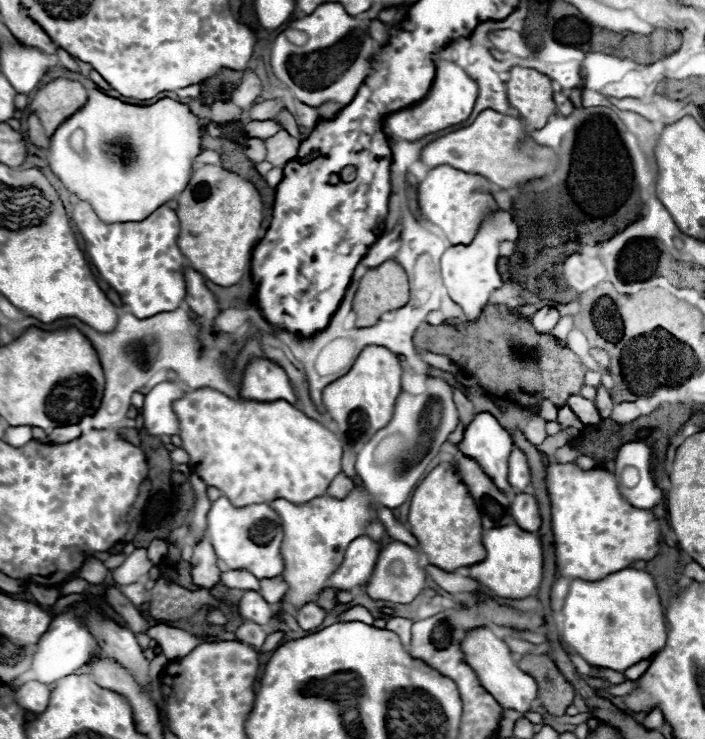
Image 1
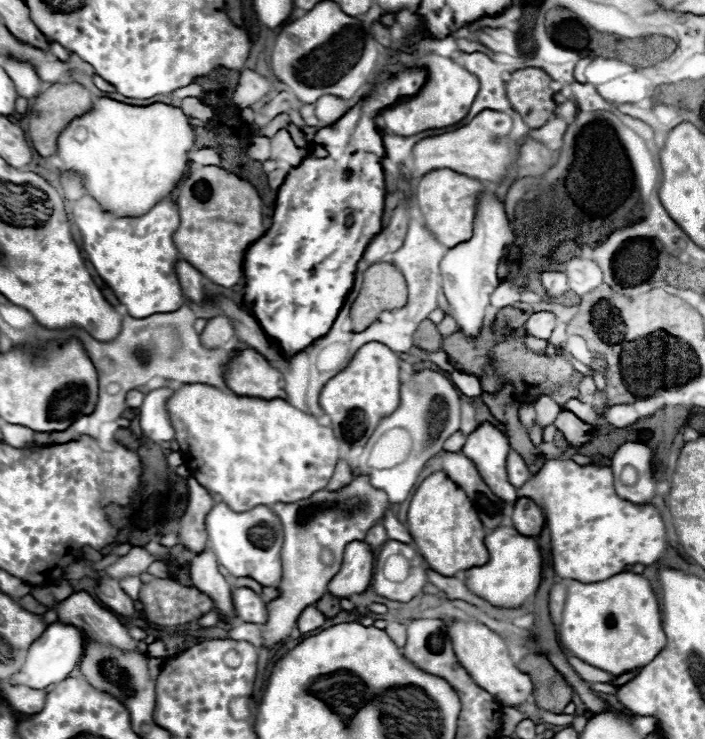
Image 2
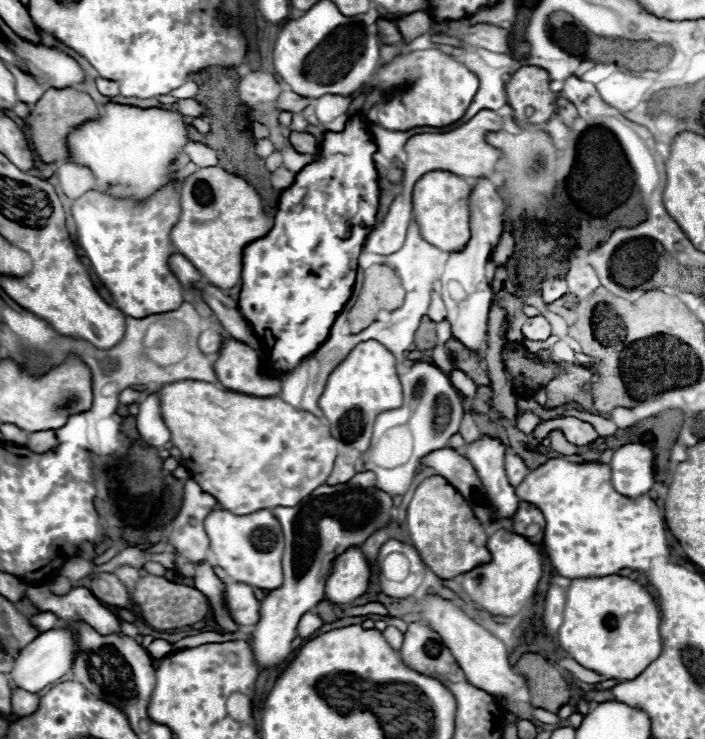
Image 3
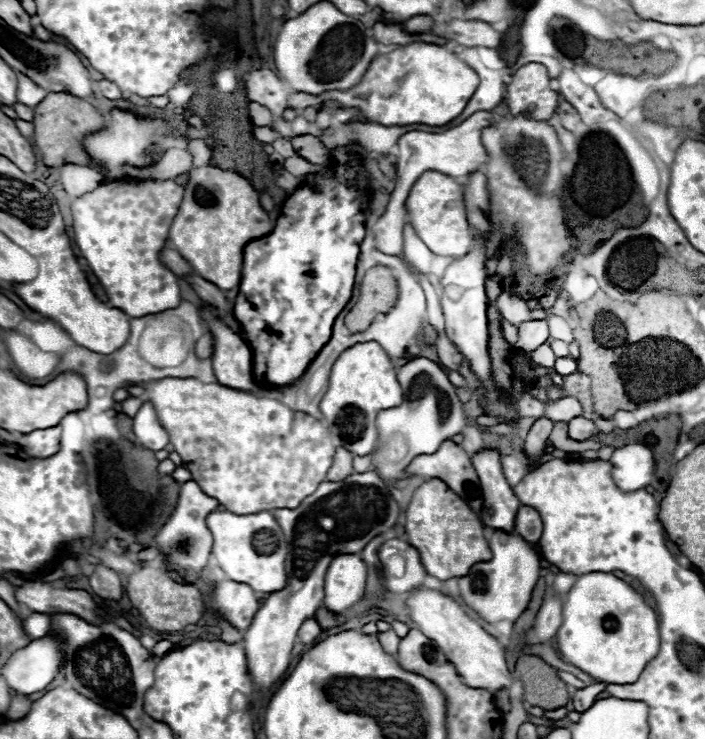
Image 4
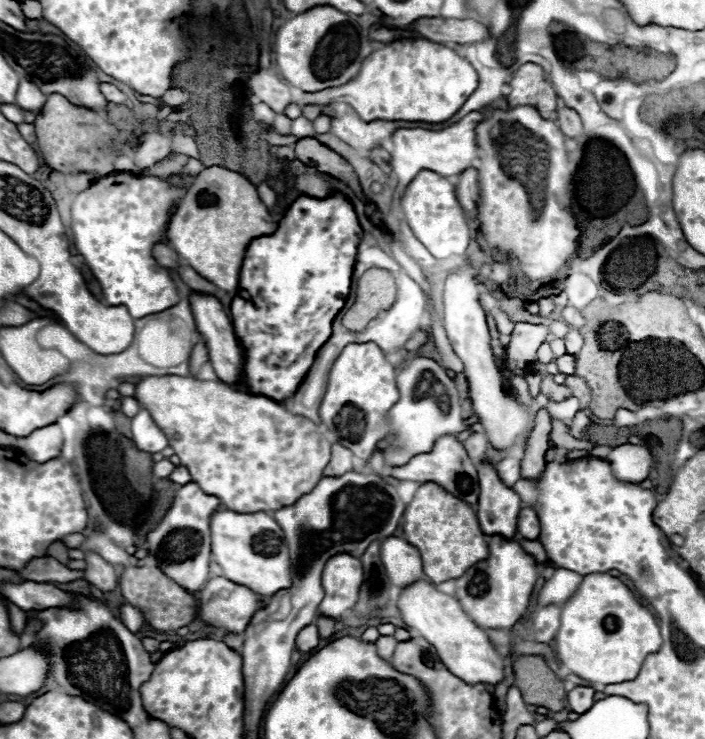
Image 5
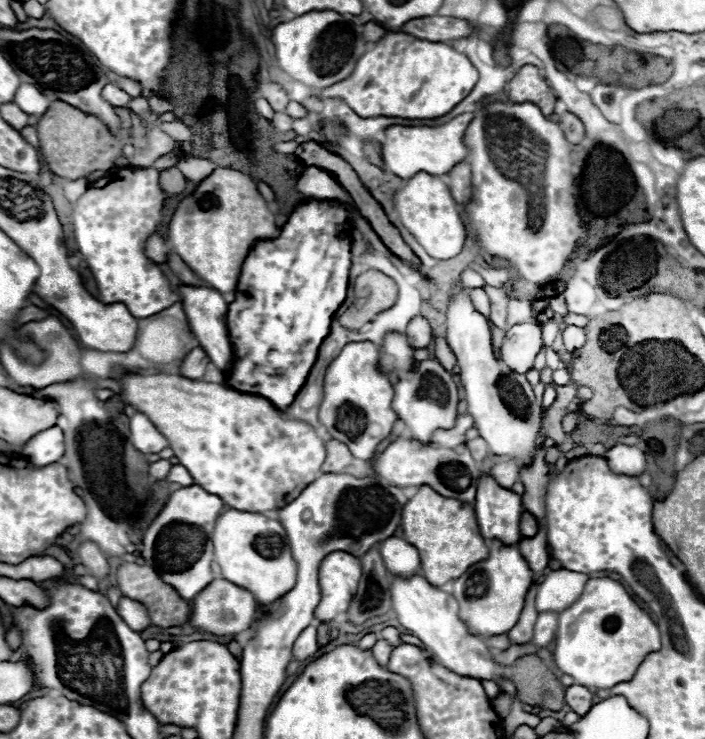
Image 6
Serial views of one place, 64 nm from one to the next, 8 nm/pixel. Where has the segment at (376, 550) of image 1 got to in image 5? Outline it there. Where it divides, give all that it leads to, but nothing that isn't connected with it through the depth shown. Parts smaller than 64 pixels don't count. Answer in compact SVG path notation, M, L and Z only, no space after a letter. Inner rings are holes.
M346 554L332 556L326 562L326 568L322 570L324 598L318 606L318 614L338 618L348 612L358 600L362 578L364 568L358 558Z

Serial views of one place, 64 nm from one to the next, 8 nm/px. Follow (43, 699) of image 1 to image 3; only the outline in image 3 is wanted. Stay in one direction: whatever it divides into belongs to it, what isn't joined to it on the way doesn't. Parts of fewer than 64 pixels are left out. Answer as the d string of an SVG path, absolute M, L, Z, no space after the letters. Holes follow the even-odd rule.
M14 688L12 690L12 714L16 714L16 716L32 714L38 708L38 700L40 698L36 694L30 694L26 690Z

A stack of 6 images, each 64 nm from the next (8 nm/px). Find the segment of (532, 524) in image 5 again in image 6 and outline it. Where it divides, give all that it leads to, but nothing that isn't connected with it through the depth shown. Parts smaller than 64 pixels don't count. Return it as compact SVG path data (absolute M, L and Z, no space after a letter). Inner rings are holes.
M524 512L520 518L520 534L524 538L532 538L536 532L538 532L538 520L530 512Z

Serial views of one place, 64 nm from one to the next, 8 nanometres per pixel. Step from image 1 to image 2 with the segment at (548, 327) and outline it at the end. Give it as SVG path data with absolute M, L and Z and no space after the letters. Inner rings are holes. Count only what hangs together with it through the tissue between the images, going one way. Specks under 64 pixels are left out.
M536 312L526 320L524 328L534 338L550 338L554 324L556 324L556 316L552 312Z

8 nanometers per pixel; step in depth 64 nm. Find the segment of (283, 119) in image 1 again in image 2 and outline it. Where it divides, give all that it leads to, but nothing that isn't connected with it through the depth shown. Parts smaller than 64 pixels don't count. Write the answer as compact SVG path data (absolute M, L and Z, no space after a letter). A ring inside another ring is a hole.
M290 124L290 126L288 126L288 132L290 132L290 136L292 136L292 140L294 140L294 144L296 144L298 148L308 148L310 140L306 140L306 134L304 134L300 128L296 128L294 124Z

